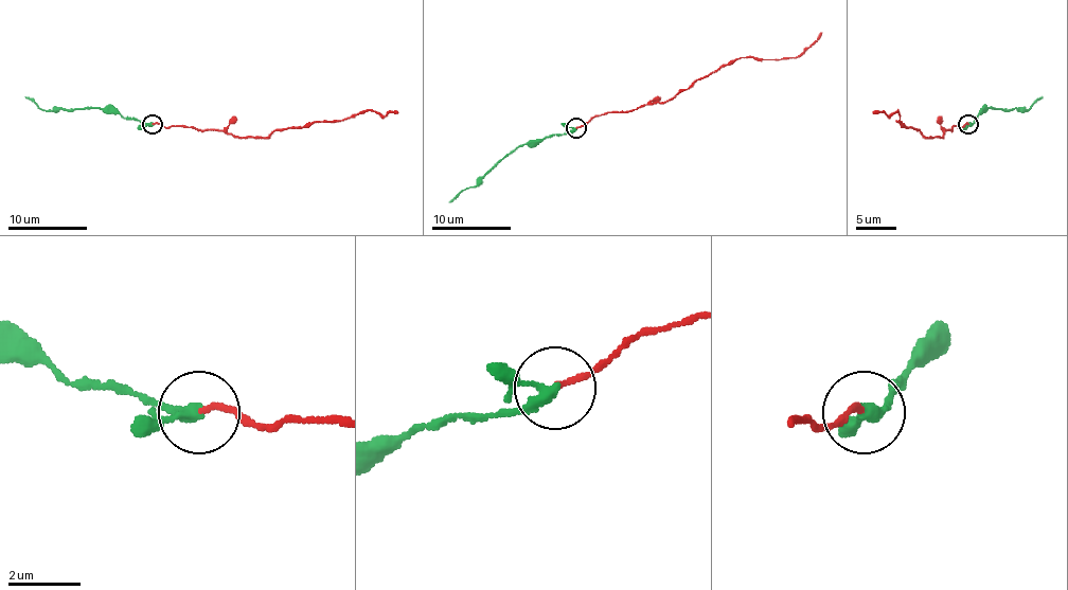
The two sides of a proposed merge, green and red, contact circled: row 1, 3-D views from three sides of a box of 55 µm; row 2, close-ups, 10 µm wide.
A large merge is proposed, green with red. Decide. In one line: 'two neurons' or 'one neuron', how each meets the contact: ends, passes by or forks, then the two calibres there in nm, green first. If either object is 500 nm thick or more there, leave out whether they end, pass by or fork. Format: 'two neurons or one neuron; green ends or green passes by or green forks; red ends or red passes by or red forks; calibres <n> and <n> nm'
one neuron; green passes by; red ends; calibres 240 and 150 nm

